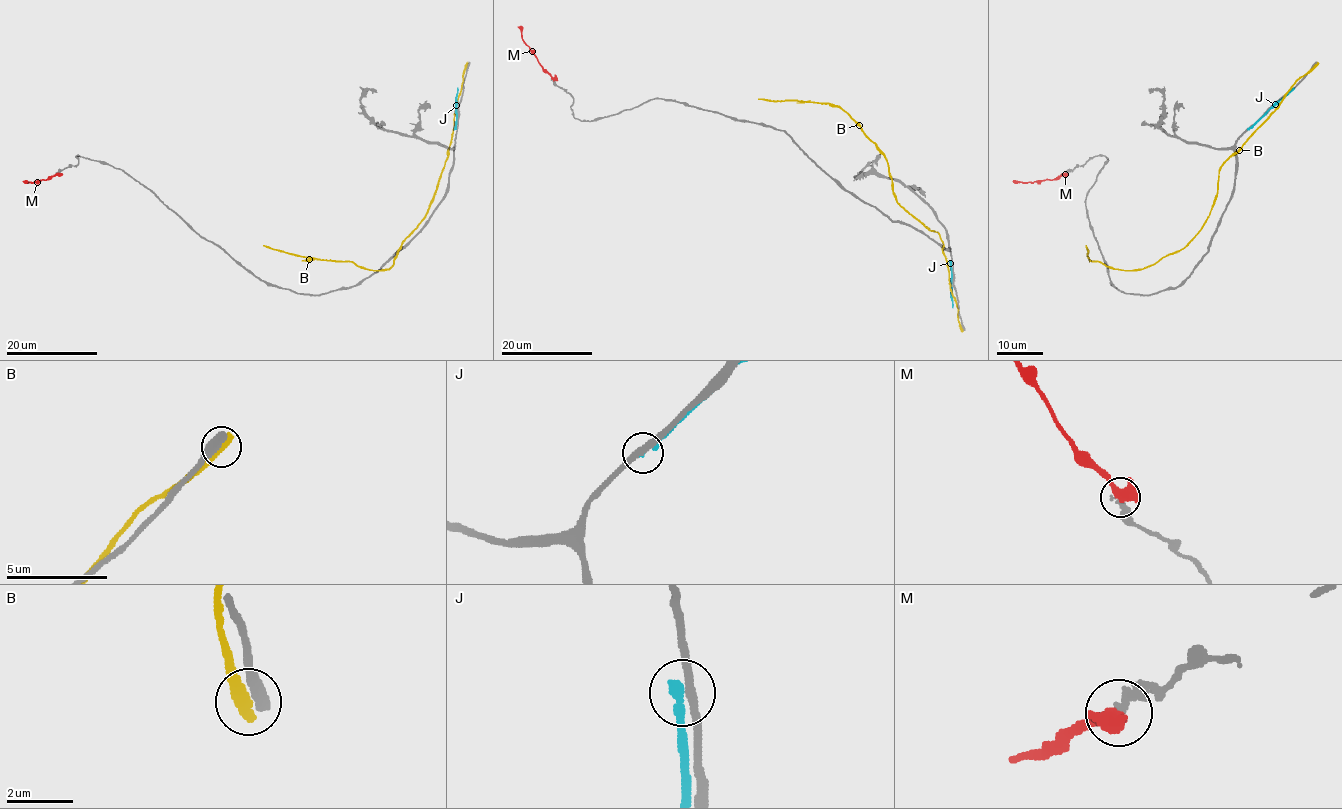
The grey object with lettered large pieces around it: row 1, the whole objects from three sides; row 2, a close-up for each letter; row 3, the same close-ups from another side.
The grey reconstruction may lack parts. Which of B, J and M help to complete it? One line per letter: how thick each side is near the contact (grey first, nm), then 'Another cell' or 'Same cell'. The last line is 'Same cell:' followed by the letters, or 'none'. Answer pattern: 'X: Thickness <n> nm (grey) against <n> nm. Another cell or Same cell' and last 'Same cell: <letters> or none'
B: Thickness 550 nm (grey) against 500 nm. Another cell
J: Thickness 260 nm (grey) against 360 nm. Another cell
M: Thickness 200 nm (grey) against 650 nm. Another cell
Same cell: none

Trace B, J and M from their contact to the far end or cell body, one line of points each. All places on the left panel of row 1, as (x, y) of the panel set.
B: (467, 65), (448, 159), (436, 192), (425, 218), (402, 244), (387, 270), (303, 257), (263, 245)
J: (456, 128), (458, 87)
M: (58, 173), (46, 180), (25, 181)

